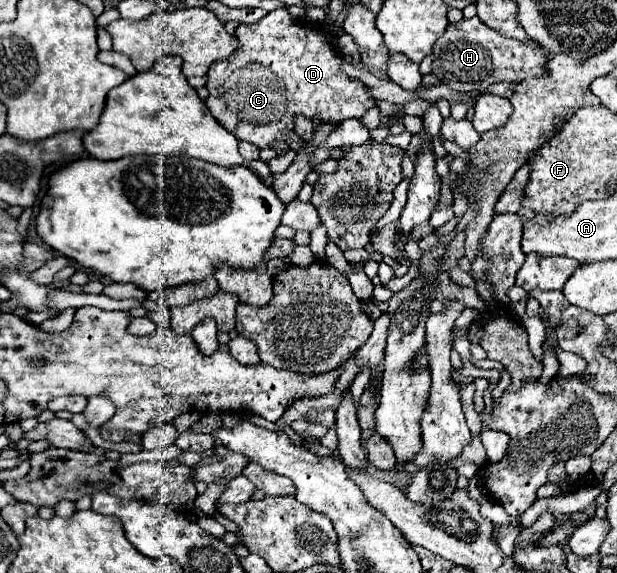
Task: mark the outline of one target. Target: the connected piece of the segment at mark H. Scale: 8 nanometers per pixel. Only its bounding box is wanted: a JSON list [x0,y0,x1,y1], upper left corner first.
[433,16,549,92]

